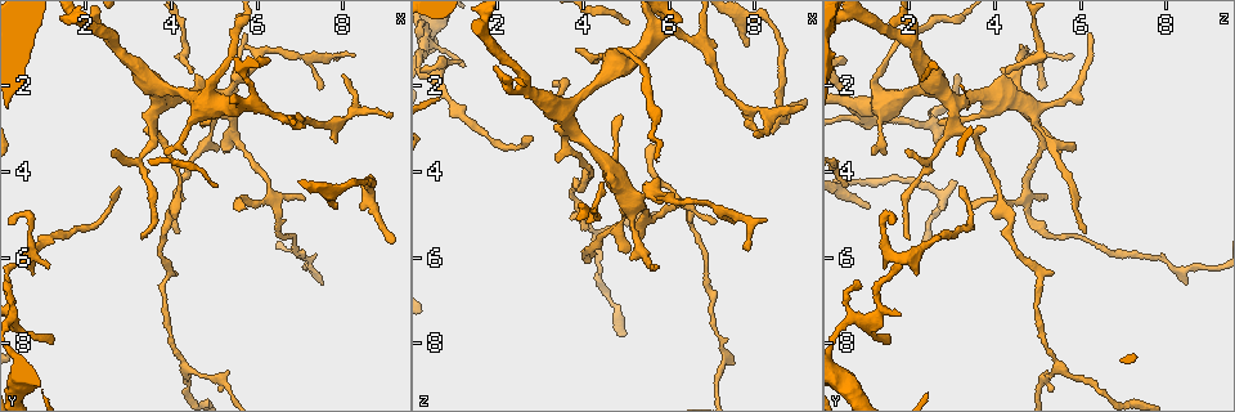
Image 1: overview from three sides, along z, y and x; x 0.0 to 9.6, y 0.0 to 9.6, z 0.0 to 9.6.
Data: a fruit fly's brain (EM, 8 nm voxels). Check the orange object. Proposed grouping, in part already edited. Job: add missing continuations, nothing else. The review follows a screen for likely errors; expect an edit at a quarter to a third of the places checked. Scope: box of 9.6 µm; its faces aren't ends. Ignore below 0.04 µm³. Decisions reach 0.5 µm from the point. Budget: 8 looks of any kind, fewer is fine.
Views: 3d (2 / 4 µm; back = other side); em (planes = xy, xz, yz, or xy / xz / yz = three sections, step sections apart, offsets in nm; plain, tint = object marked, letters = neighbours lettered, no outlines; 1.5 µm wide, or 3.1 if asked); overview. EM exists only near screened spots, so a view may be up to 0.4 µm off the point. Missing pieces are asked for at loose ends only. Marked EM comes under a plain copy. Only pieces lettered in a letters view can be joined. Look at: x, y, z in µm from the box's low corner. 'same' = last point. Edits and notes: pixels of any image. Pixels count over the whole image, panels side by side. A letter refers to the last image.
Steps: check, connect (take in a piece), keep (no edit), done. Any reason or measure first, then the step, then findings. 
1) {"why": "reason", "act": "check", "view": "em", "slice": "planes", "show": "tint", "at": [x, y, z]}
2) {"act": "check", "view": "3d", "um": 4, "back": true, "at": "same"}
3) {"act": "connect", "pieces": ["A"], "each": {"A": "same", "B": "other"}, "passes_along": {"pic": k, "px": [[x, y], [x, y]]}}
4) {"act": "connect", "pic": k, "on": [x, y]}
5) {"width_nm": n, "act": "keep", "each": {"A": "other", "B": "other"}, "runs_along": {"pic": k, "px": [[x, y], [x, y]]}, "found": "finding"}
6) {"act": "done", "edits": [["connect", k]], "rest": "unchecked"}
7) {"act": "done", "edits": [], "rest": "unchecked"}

{"why": "branch stops here", "act": "check", "view": "em", "slice": "planes", "show": "letters", "at": [9.10, 5.65, 2.30]}

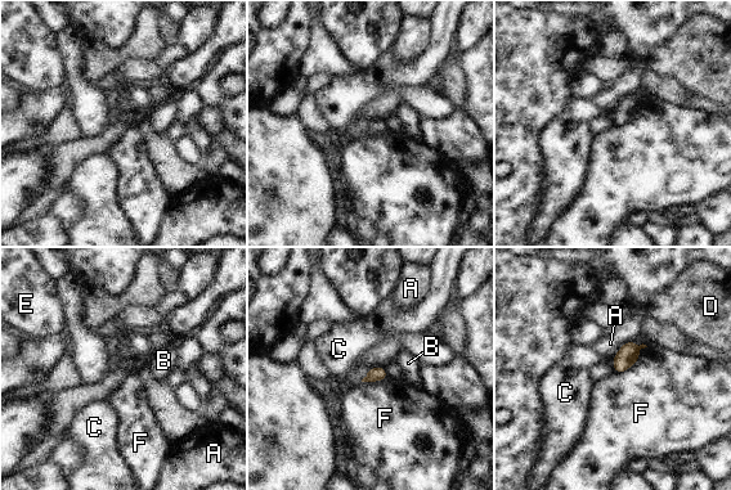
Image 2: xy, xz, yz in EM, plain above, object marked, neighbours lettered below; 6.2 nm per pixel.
{"width_nm": 90, "act": "keep", "each": {"A": "other", "B": "other", "C": "other", "D": "other", "E": "other", "F": "other"}, "border": {"pic": 2, "px": [[647, 346], [636, 362], [615, 373]]}, "found": "no lettered piece goes on from it"}

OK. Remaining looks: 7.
{"why": "stops while still wide", "act": "check", "view": "em", "slice": "planes", "show": "letters", "at": [4.55, 1.85, 4.20]}

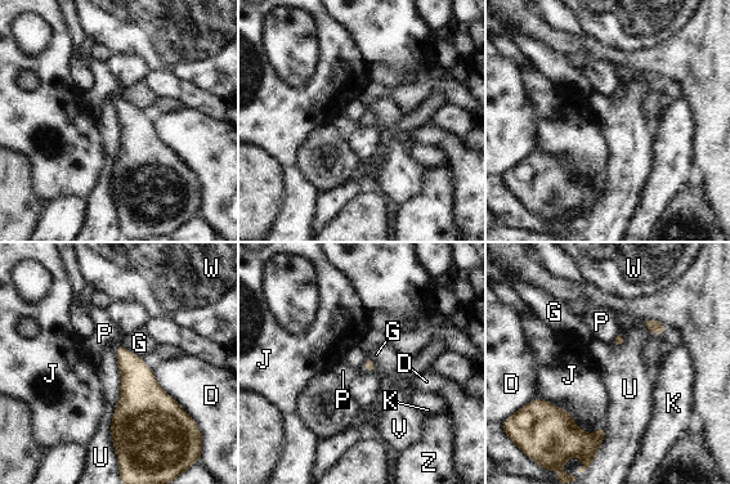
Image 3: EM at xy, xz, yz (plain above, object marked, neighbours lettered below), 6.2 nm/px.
{"act": "keep", "each": {"D": "other", "G": "other", "J": "other", "K": "other", "P": "other", "U": "other", "V": "other", "W": "other", "Z": "other"}, "border": {"pic": 3, "px": [[113, 346], [117, 456]]}, "found": "none of them fits"}

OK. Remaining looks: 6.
{"why": "branch stops here", "act": "check", "view": "3d", "um": 2, "back": true, "at": [7.45, 2.05, 5.10]}

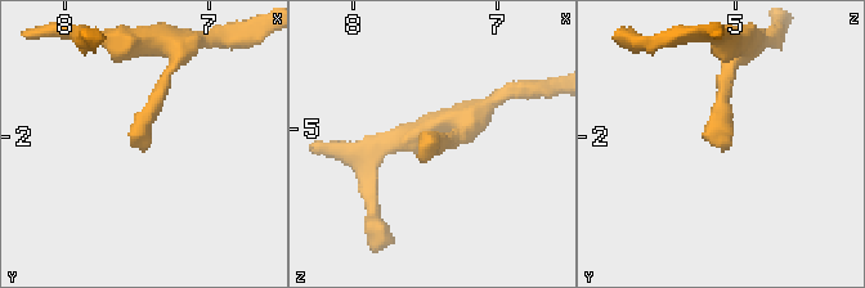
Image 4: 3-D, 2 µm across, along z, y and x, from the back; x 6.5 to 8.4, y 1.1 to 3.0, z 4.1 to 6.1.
{"act": "check", "view": "em", "slice": "xz", "step": 4, "show": "letters", "at": [7.42, 2.08, 5.06]}

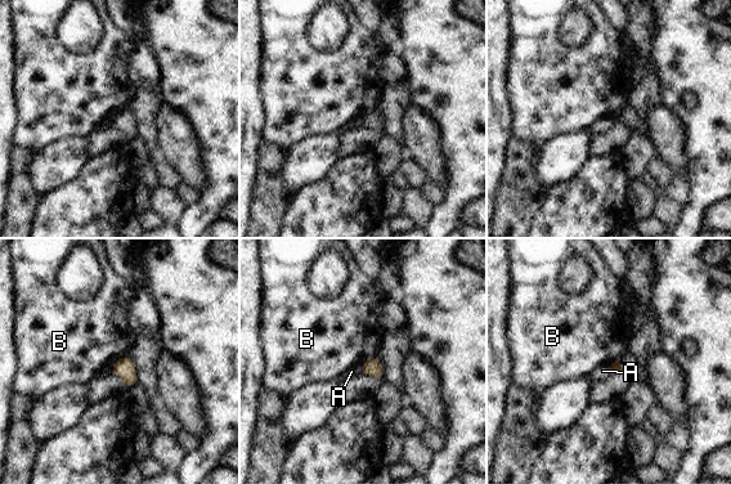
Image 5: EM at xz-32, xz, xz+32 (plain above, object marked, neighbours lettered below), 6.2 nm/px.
{"act": "keep", "each": {"A": "other", "B": "other"}, "found": "none of them fits"}

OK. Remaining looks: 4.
{"act": "done", "edits": [], "rest": "unchecked"}

